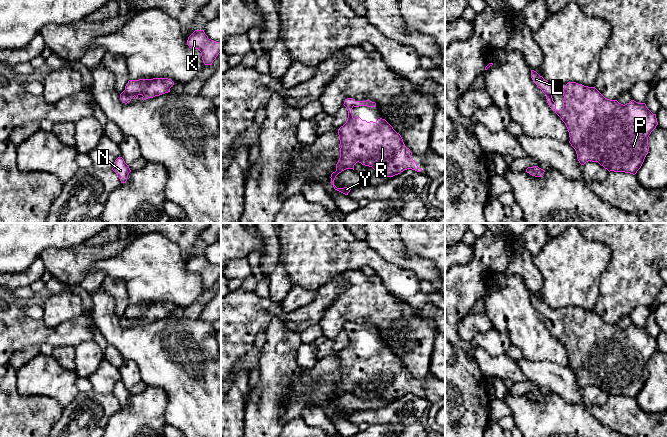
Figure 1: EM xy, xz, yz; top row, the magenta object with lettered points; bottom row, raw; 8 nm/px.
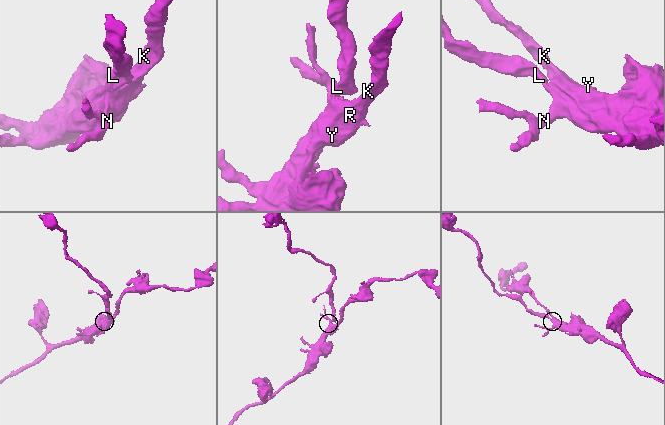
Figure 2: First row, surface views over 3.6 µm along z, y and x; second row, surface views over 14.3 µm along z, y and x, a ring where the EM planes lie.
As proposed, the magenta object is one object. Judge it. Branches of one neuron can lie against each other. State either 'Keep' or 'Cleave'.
Keep

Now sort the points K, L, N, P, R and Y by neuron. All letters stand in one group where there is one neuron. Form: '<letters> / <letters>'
K L N P R Y

